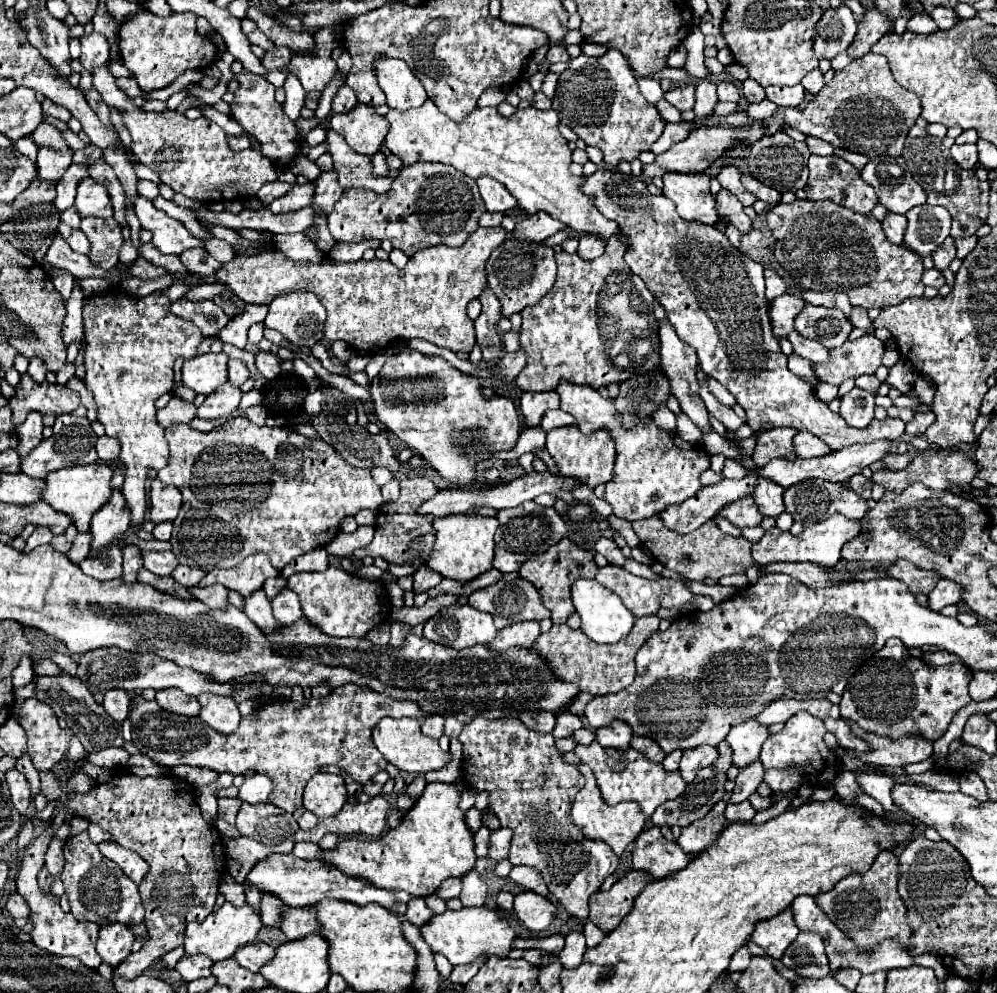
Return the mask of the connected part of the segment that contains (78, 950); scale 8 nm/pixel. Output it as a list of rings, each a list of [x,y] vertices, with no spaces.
[[[44,830],[24,852],[24,858],[22,858],[22,864],[20,864],[20,874],[16,878],[16,884],[18,884],[18,894],[22,894],[30,906],[30,920],[34,924],[34,930],[30,932],[32,936],[32,942],[36,946],[40,946],[42,950],[50,952],[50,954],[56,954],[56,956],[76,956],[84,966],[96,970],[102,960],[100,956],[96,954],[96,940],[98,940],[98,930],[100,926],[92,924],[92,922],[78,922],[70,912],[62,912],[60,904],[58,904],[58,898],[56,896],[44,896],[38,888],[38,882],[36,882],[36,876],[44,864],[44,854],[46,854],[46,848],[52,840],[52,834],[50,830]]]

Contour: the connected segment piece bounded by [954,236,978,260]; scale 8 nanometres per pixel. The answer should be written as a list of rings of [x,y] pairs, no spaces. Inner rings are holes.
[[[968,236],[968,238],[956,238],[954,244],[956,244],[956,250],[958,250],[958,258],[964,260],[964,256],[976,246],[978,242],[978,236]]]

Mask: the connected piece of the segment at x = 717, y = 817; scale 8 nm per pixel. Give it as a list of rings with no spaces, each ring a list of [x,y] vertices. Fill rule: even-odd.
[[[720,800],[710,810],[710,814],[706,814],[706,818],[702,818],[698,822],[692,822],[690,826],[682,828],[682,834],[678,838],[678,844],[682,846],[682,850],[686,850],[686,852],[702,852],[710,844],[714,844],[716,838],[722,834],[724,826],[726,826],[724,808],[726,808],[726,802]]]

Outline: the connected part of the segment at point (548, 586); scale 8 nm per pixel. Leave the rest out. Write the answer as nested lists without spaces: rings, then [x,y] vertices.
[[[564,538],[558,544],[554,544],[550,550],[536,554],[534,558],[526,560],[520,568],[520,576],[530,580],[536,590],[542,596],[544,606],[550,610],[550,620],[552,624],[564,624],[568,620],[570,614],[574,614],[574,604],[572,604],[572,596],[570,596],[570,588],[578,578],[594,578],[598,572],[598,566],[594,562],[594,556],[588,550],[578,548],[572,540]]]

